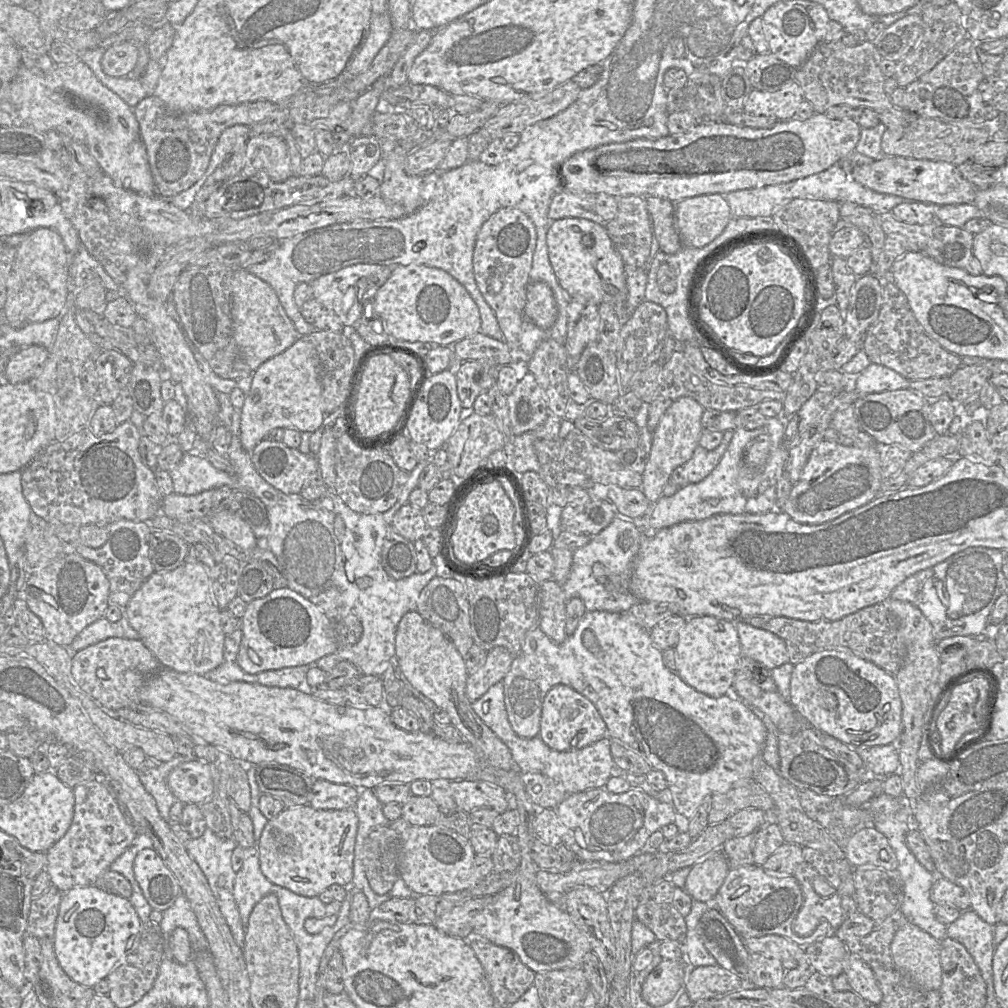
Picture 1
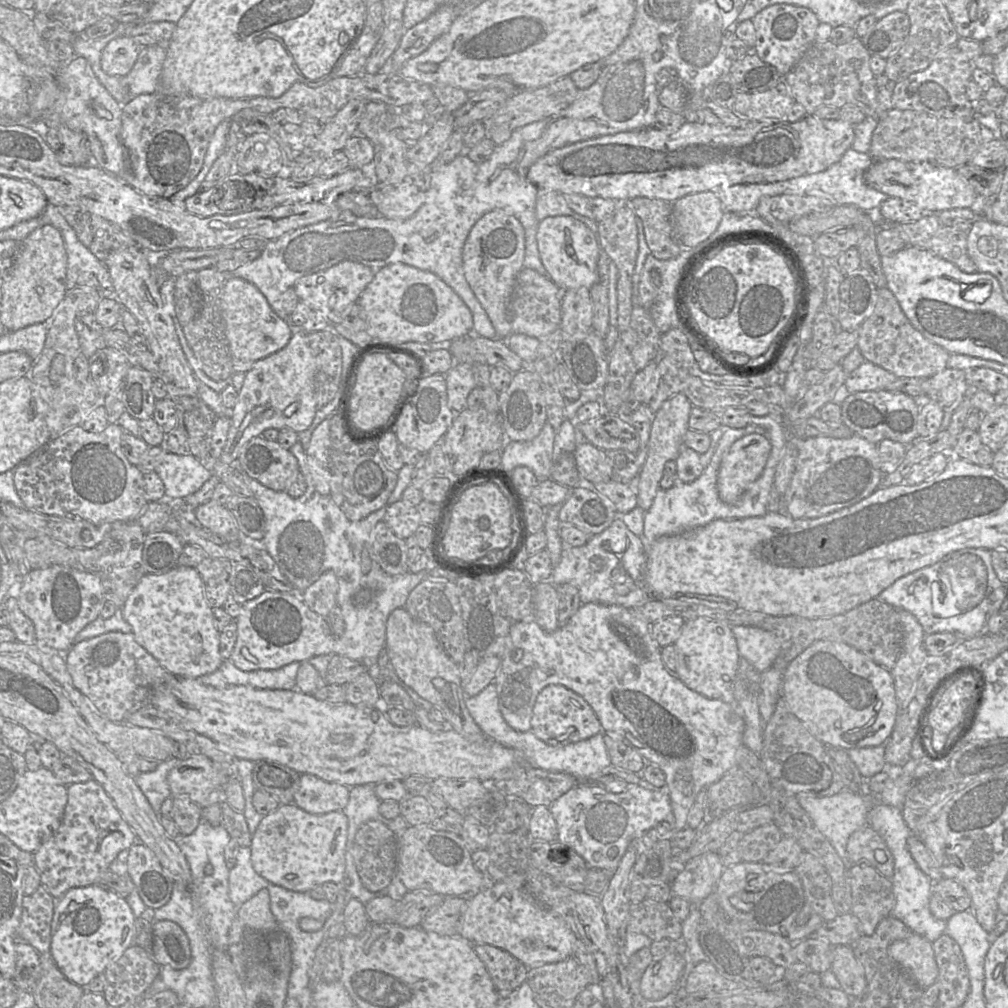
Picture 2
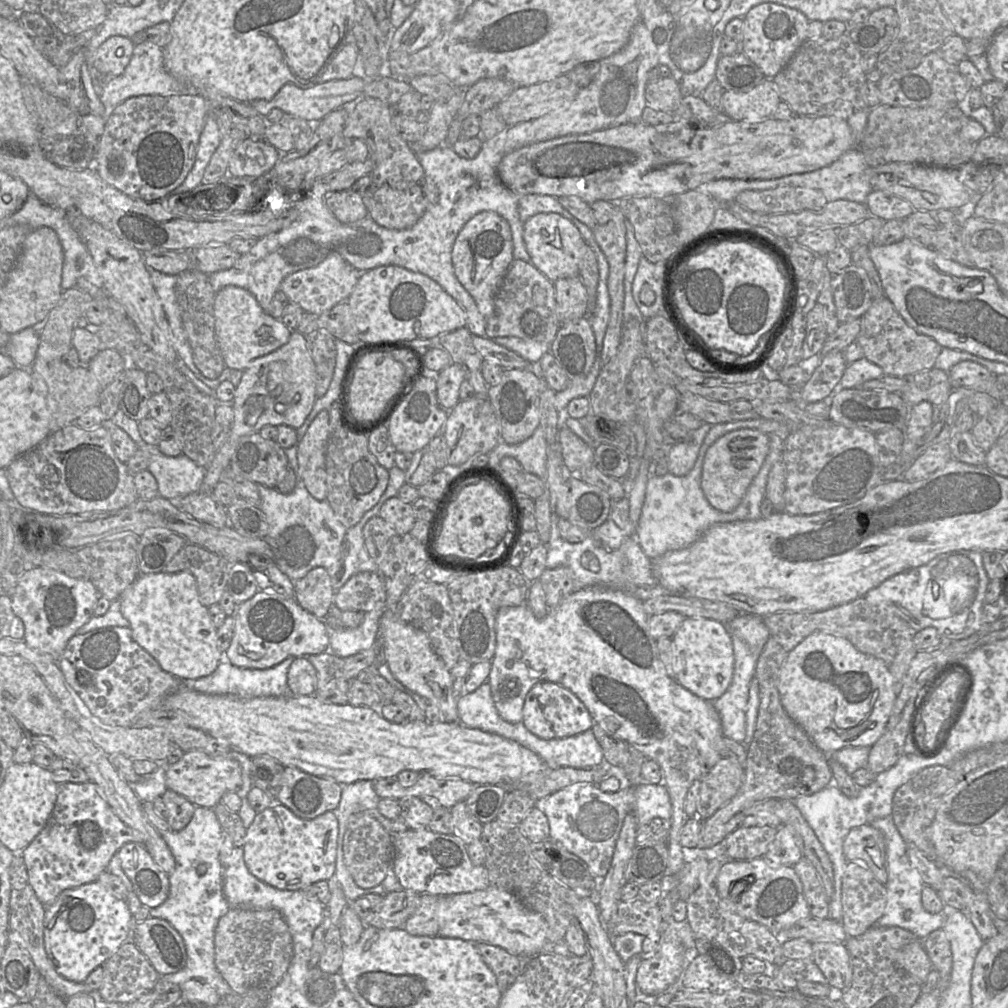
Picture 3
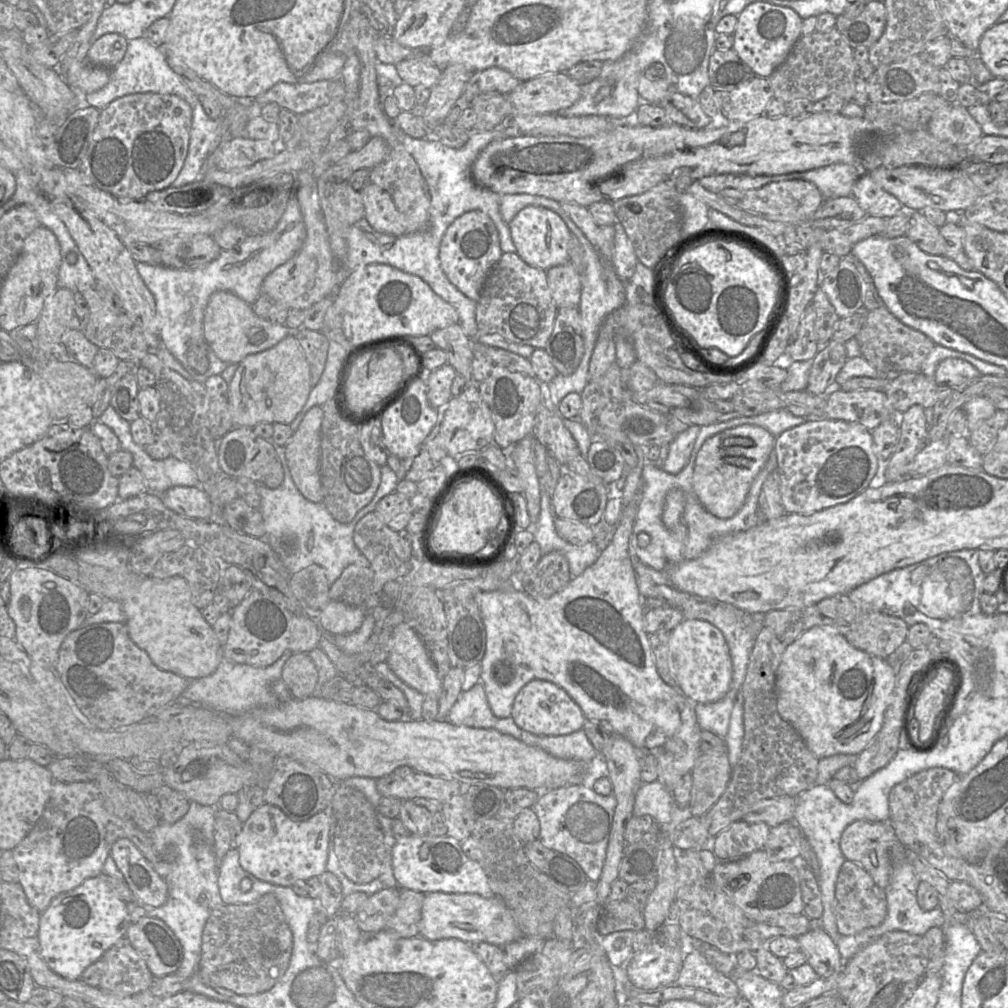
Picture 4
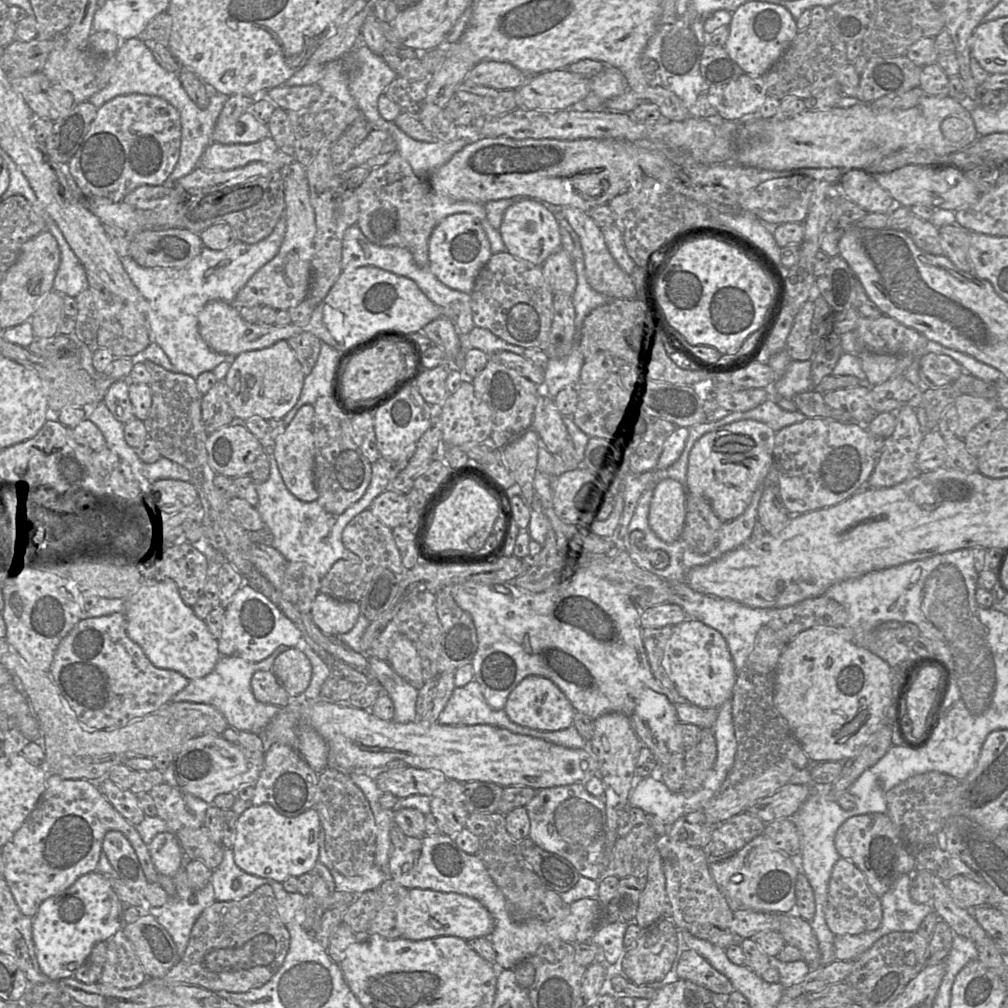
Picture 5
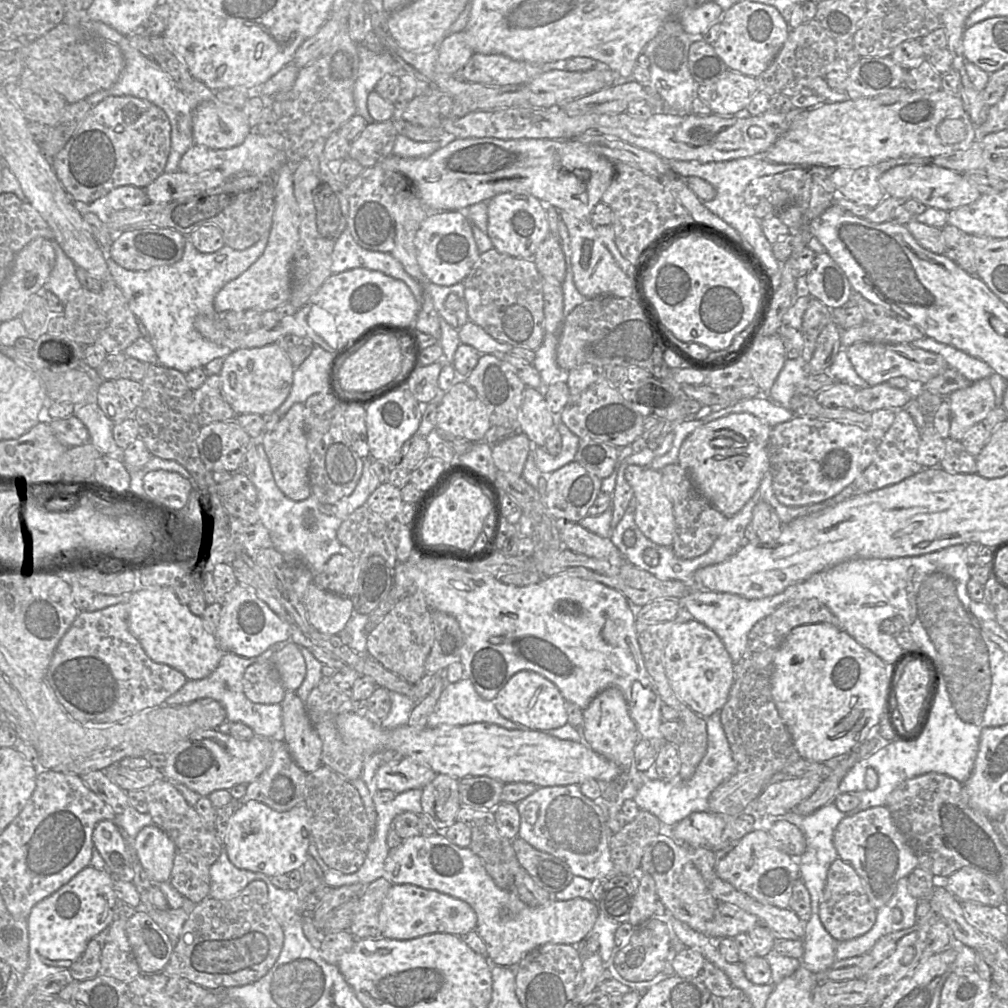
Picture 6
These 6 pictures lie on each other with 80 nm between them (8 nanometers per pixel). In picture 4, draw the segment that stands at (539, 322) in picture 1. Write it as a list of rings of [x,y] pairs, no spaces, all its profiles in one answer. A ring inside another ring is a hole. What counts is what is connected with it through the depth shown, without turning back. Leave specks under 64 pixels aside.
[[[503,253],[490,270],[476,302],[480,333],[498,334],[506,340],[543,349],[554,330],[558,308],[552,298],[546,271],[530,266],[516,253]]]

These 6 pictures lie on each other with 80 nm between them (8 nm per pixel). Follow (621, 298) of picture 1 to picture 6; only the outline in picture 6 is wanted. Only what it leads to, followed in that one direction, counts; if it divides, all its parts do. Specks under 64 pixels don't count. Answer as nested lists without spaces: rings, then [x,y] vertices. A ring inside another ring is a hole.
[[[507,192],[487,201],[487,235],[495,250],[524,259],[533,259],[539,244],[550,235],[544,203],[528,193]]]

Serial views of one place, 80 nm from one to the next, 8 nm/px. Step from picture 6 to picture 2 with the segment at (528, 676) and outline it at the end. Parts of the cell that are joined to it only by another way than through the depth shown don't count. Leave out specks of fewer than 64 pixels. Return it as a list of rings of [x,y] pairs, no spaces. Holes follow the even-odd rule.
[[[548,685],[536,698],[530,731],[549,745],[561,746],[602,733],[602,726],[591,706],[580,695],[563,685]]]

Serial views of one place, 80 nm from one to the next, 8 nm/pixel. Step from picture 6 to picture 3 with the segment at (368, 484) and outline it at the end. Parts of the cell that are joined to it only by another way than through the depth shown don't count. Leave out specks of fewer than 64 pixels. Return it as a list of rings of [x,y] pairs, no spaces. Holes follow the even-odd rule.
[[[394,466],[388,472],[389,481],[378,503],[368,510],[357,524],[350,527],[341,523],[326,500],[316,500],[300,478],[297,479],[294,490],[288,494],[257,484],[260,509],[268,525],[268,532],[264,539],[271,547],[274,562],[281,572],[294,582],[303,578],[313,568],[323,567],[328,572],[335,590],[358,572],[379,573],[376,563],[365,547],[363,527],[369,519],[378,516],[385,501],[397,496],[400,487],[406,483],[403,470]]]

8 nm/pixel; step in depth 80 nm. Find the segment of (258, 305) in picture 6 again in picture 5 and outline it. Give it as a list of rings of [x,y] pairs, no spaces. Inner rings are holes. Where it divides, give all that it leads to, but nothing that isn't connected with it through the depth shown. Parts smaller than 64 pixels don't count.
[[[293,161],[281,171],[284,181],[286,232],[278,254],[261,267],[237,293],[233,305],[240,309],[247,306],[265,305],[275,310],[288,310],[298,306],[306,297],[311,281],[311,261],[314,256],[313,239],[316,234],[315,213],[310,203],[310,193],[305,167]]]

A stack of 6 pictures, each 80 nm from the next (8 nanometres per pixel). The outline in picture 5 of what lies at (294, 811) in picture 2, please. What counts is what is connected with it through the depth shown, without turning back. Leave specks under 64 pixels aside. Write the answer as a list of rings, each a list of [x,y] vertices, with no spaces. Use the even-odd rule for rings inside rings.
[[[270,804],[251,805],[237,818],[235,836],[231,847],[234,853],[234,861],[246,873],[282,883],[291,876],[299,877],[312,871],[319,858],[320,833],[320,819],[314,808],[295,817],[287,817],[280,814]]]

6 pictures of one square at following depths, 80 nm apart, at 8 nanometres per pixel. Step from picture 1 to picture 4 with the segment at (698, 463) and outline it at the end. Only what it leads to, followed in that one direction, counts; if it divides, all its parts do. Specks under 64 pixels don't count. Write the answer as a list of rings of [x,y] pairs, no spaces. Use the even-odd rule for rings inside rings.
[[[691,425],[677,434],[669,444],[669,452],[662,469],[670,474],[678,474],[688,463],[695,440],[701,426]]]

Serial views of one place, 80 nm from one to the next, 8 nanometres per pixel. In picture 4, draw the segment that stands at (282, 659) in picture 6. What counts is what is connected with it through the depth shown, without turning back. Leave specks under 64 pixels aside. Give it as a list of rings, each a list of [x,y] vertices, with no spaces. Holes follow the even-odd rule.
[[[293,652],[286,660],[281,680],[295,699],[303,699],[313,694],[318,672],[307,653]]]

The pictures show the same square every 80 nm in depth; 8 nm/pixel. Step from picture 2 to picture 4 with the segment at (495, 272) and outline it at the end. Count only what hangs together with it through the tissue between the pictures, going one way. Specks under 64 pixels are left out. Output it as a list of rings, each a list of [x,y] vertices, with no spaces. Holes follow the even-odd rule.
[[[478,210],[466,212],[456,218],[447,228],[439,248],[440,264],[445,275],[473,301],[480,298],[484,282],[502,254],[494,222],[487,214]]]

